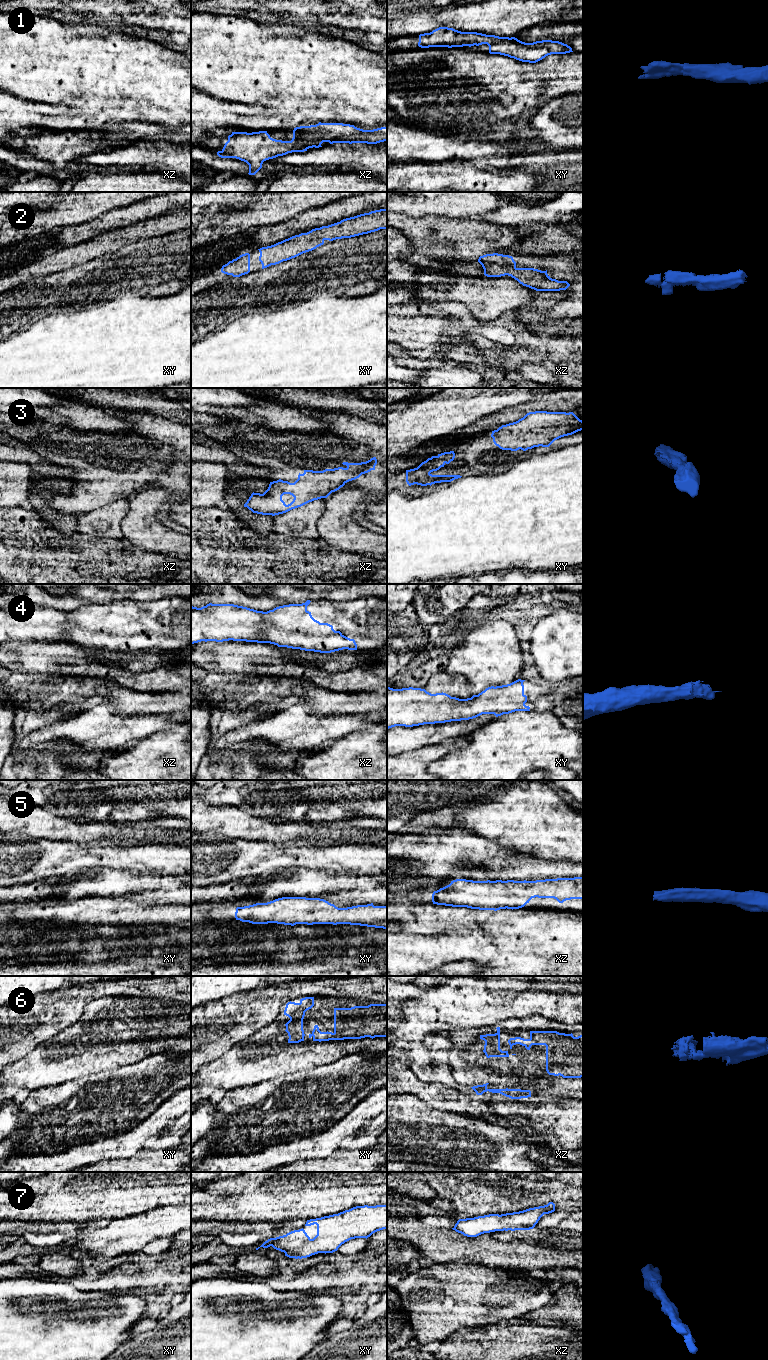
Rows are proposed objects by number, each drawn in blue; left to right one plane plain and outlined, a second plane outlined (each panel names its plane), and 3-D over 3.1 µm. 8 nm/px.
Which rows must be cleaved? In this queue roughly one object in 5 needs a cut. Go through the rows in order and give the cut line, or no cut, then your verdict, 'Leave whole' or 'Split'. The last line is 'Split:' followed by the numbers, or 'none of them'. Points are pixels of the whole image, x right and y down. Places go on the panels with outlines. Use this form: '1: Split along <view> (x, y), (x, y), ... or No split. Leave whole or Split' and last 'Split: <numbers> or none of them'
1: No split. Leave whole
2: No split. Leave whole
3: No split. Leave whole
4: No split. Leave whole
5: No split. Leave whole
6: No split. Leave whole
7: No split. Leave whole
Split: none of them

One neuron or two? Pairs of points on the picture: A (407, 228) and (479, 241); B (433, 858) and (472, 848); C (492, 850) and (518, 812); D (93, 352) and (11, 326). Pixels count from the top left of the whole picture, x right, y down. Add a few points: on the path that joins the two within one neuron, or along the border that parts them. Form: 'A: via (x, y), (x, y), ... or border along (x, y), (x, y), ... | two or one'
A: via (425, 237), (438, 250), (461, 250) | one
B: via (443, 850), (462, 849) | one
C: border along (475, 834), (480, 834), (519, 852) | two
D: border along (42, 316), (34, 319), (26, 327), (10, 337) | two

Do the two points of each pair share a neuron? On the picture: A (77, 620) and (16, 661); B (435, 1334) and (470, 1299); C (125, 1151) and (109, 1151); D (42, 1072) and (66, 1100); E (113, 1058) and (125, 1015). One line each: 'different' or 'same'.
A: different
B: same
C: same
D: different
E: same

